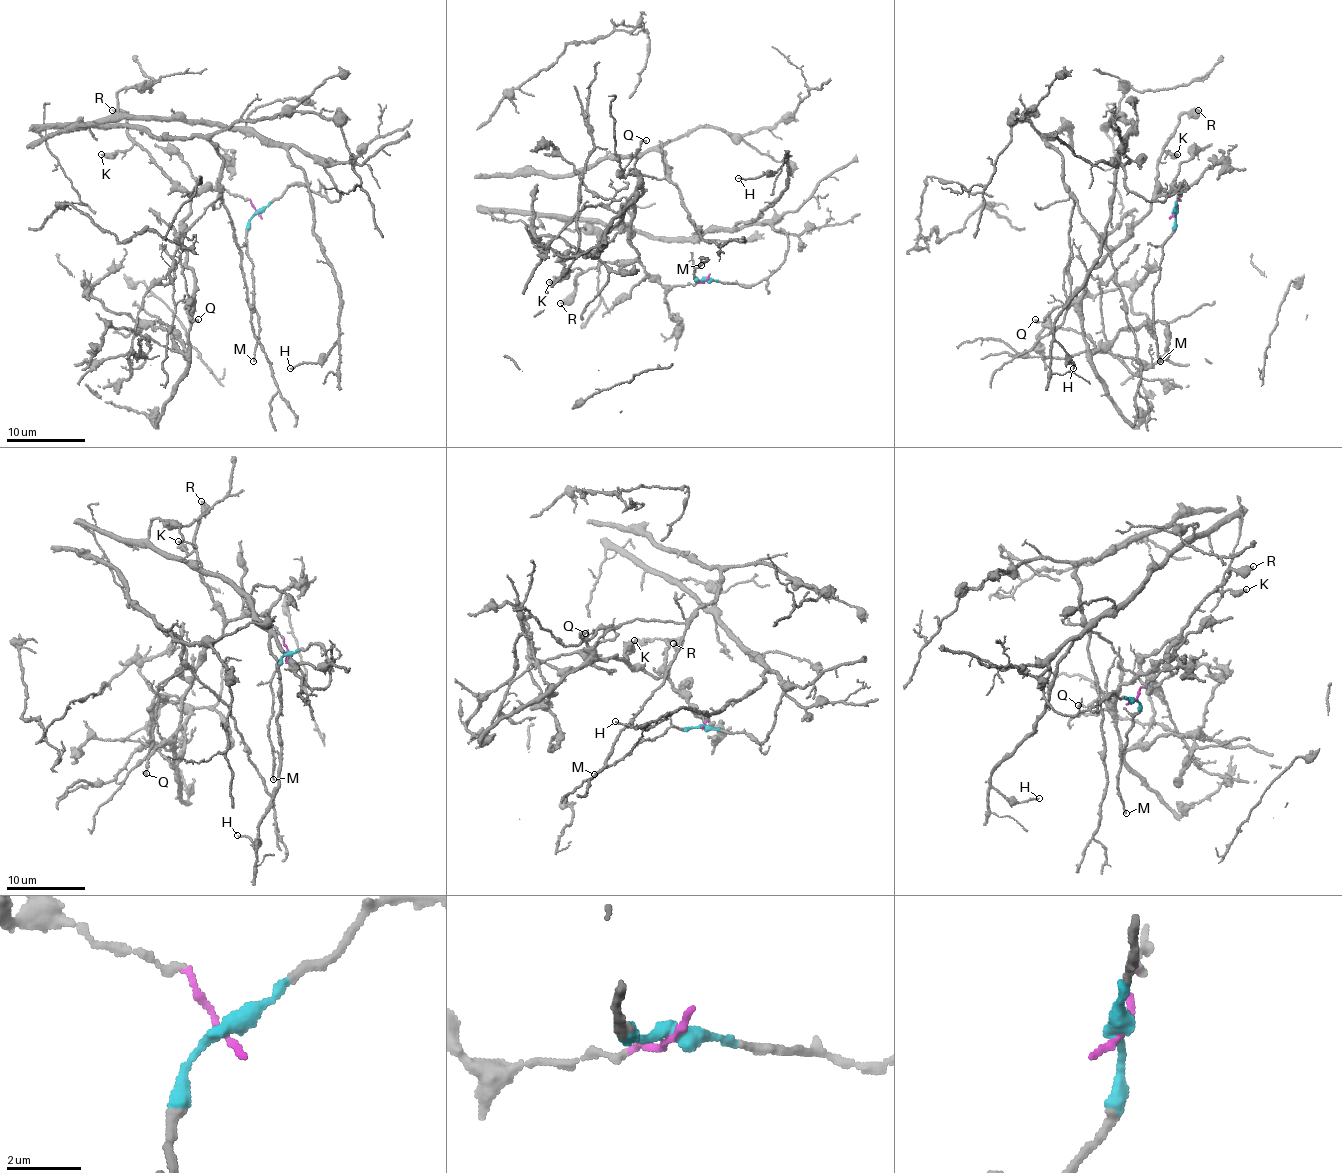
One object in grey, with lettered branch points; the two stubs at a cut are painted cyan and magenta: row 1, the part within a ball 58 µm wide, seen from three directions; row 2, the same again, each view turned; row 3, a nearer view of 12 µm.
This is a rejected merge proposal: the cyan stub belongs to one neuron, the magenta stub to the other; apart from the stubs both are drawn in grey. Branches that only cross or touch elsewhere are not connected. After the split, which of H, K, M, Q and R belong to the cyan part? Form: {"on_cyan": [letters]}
{"on_cyan": ["H", "M"]}

